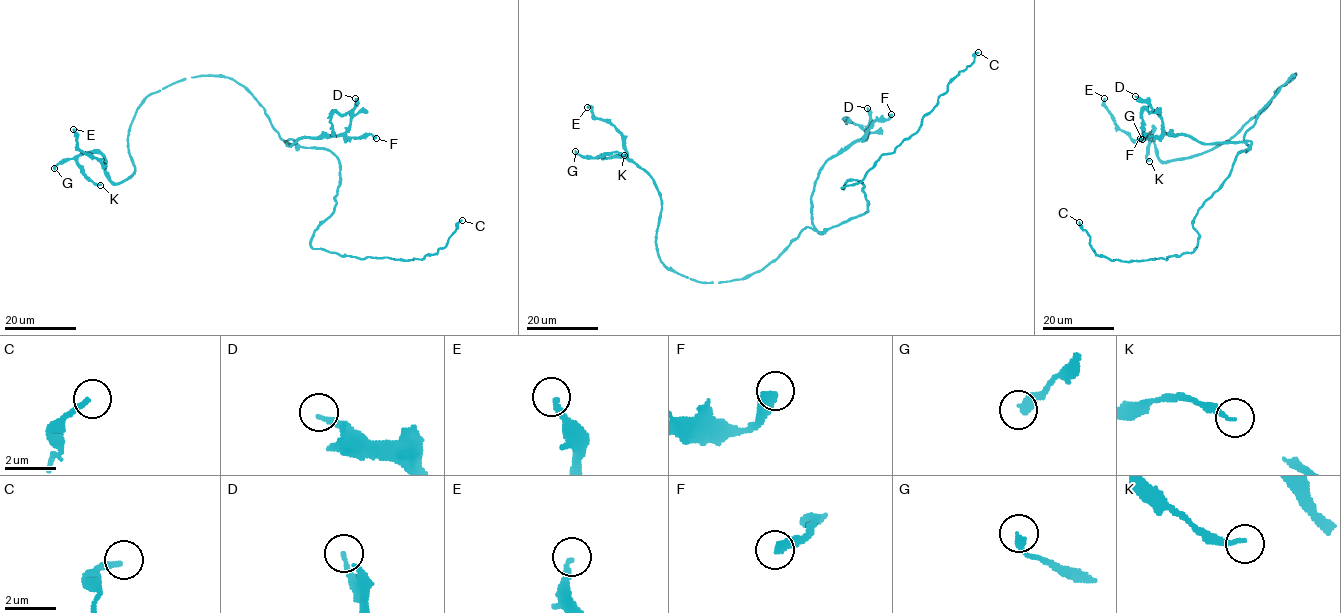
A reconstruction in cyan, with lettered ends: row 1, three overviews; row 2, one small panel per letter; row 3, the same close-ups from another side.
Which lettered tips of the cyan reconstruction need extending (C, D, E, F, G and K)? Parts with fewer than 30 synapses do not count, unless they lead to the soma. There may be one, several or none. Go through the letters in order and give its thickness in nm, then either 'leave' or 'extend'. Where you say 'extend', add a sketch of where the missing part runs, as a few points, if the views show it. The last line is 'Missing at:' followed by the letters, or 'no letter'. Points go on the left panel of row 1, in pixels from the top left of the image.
C: 220 nm | leave
D: 170 nm | leave
E: 220 nm | leave
F: 400 nm | leave
G: 360 nm | leave
K: 180 nm | leave
Missing at: no letter

